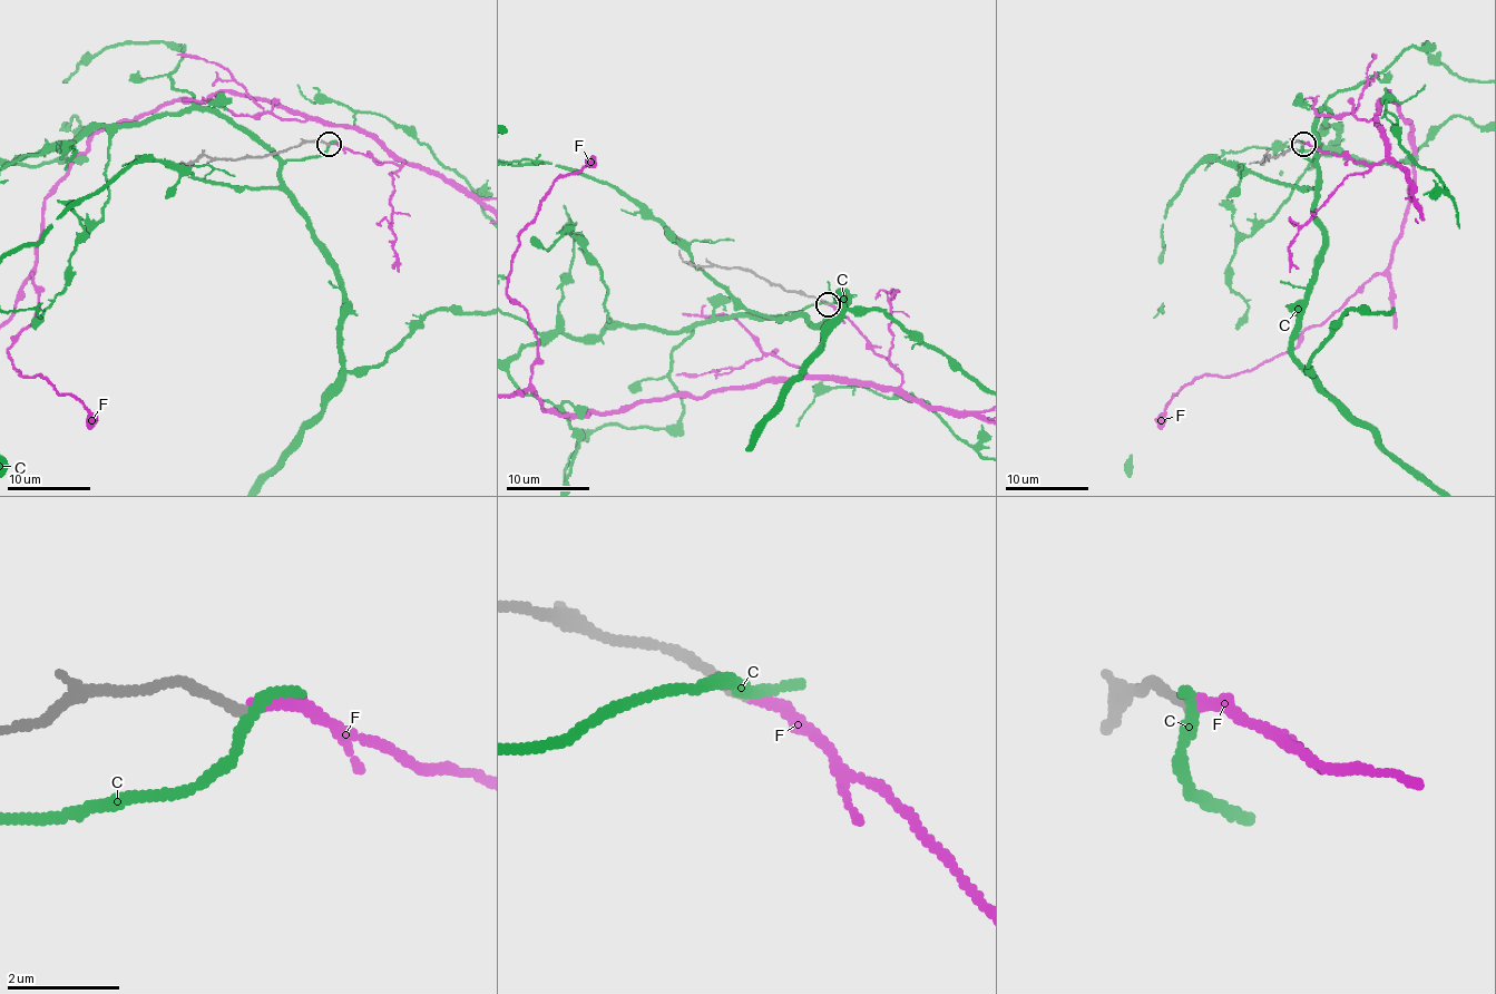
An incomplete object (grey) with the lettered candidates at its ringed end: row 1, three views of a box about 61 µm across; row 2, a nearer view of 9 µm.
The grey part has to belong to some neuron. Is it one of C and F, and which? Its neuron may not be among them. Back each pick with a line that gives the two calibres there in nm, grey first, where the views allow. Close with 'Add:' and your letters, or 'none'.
F: Thickness 180 nm (grey) against 200 nm
Add: F

